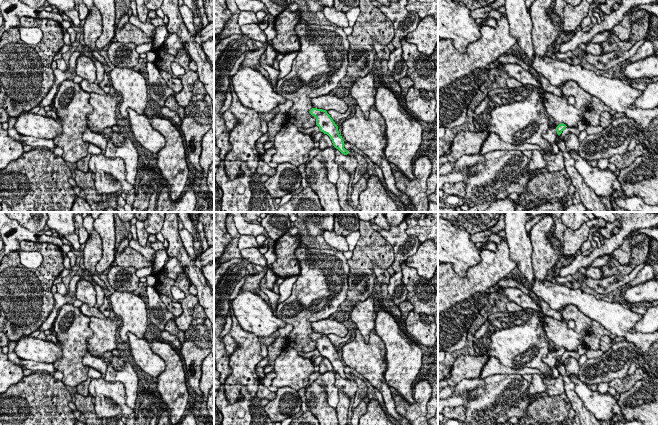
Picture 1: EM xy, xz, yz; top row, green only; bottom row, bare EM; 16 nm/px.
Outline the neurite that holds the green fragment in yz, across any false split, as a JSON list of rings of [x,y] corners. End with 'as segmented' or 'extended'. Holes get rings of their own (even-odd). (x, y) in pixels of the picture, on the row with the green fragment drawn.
[[[561,123],[556,128],[549,128],[546,133],[542,134],[542,138],[552,145],[556,142],[556,137],[560,135],[566,127],[565,124]]]; extended

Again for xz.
[[[312,108],[310,114],[316,118],[316,125],[320,131],[327,134],[332,140],[333,146],[338,149],[342,154],[347,155],[348,151],[344,148],[344,141],[339,134],[338,126],[327,113],[326,110]]]; as segmented

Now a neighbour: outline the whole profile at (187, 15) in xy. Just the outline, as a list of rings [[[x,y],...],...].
[[[183,4],[182,6],[179,6],[179,11],[183,19],[183,22],[187,27],[187,30],[191,34],[196,35],[196,29],[194,25],[194,14],[192,10],[188,6]]]

